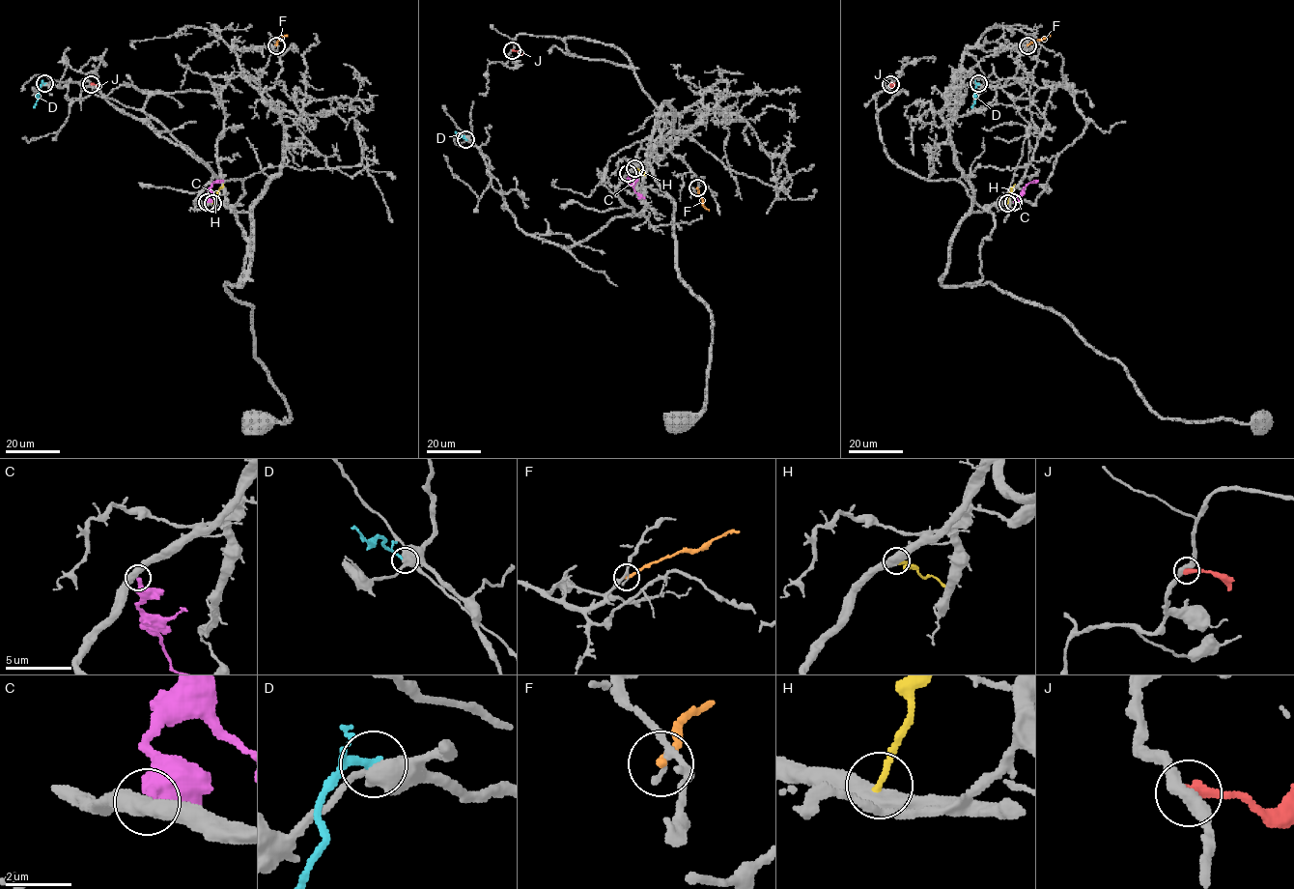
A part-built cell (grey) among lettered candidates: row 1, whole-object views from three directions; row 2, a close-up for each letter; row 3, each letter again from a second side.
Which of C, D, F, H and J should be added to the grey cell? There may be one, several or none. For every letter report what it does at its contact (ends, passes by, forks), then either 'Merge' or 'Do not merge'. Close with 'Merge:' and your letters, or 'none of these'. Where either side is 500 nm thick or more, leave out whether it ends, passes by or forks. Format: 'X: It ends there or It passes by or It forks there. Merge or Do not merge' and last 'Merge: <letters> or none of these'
C: It ends there. Do not merge
D: Do not merge
F: It ends there. Do not merge
H: Do not merge
J: It ends there. Do not merge
Merge: none of these

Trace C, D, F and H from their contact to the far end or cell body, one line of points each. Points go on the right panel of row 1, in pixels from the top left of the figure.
C: (1013, 202), (1027, 184), (1038, 180)
D: (978, 83), (974, 87), (971, 107)
F: (1027, 44), (1051, 35)
H: (1007, 203), (1014, 185)

